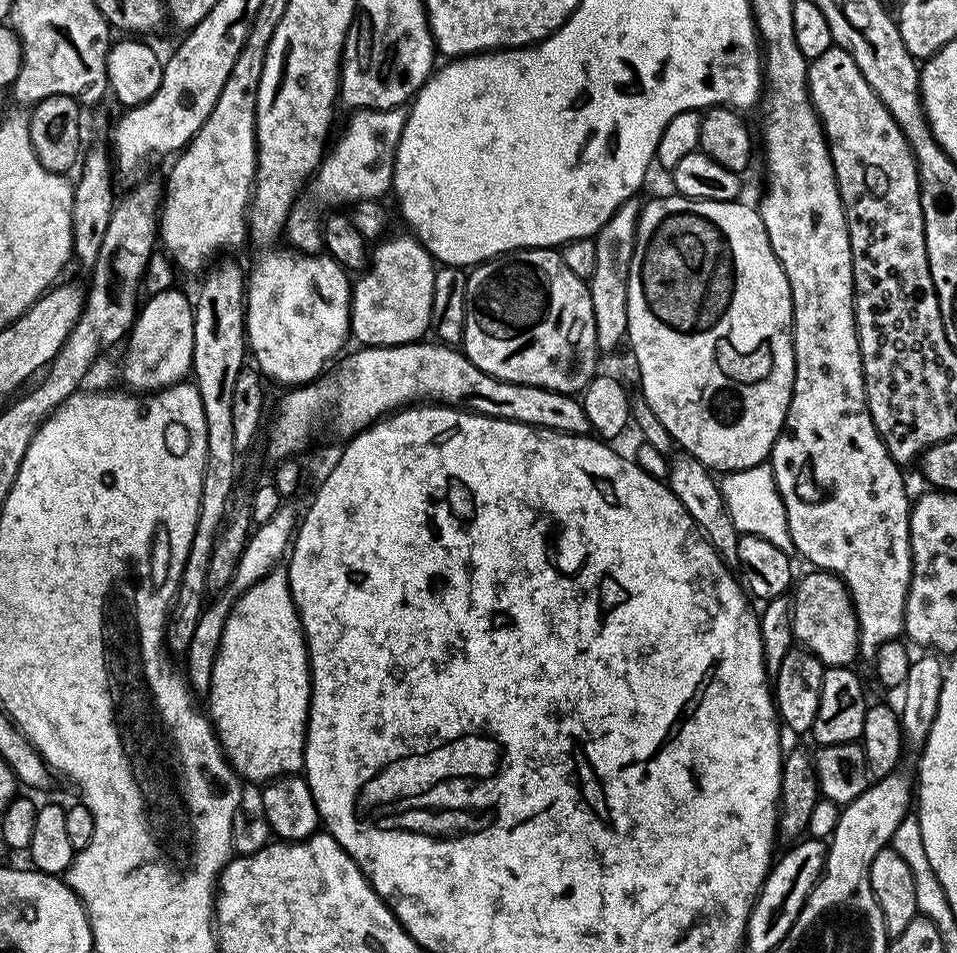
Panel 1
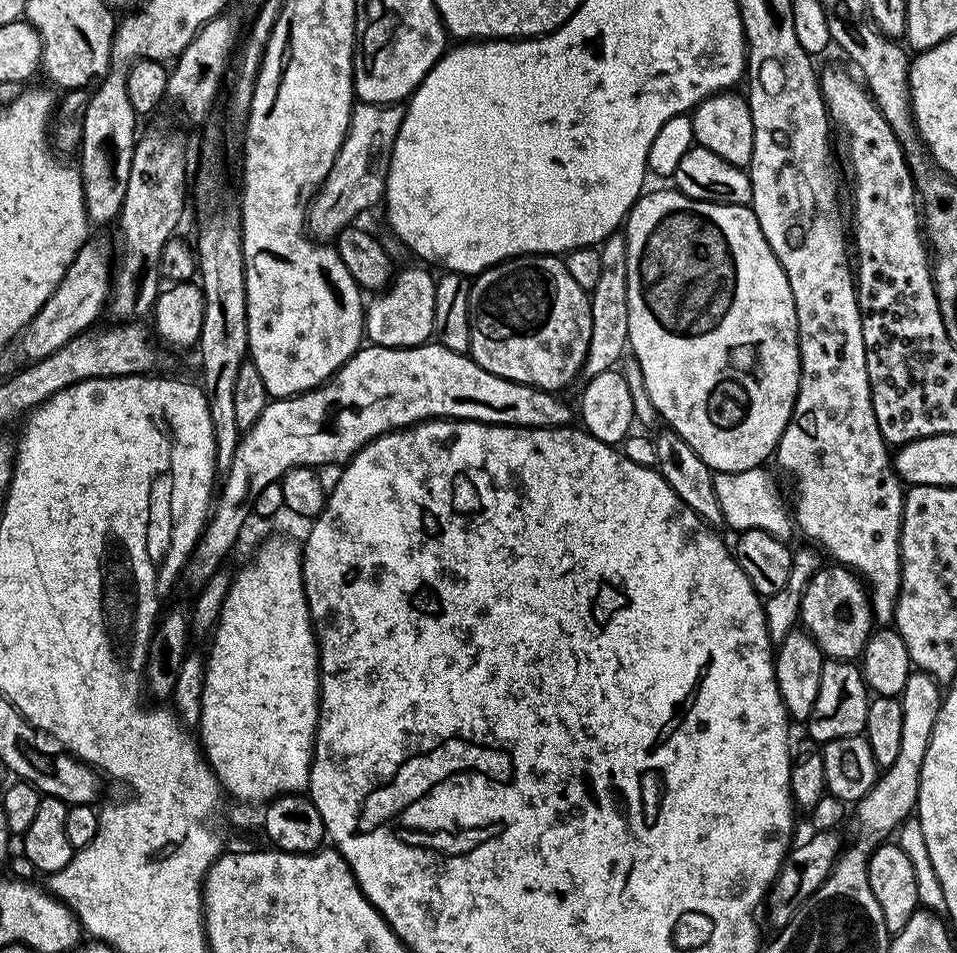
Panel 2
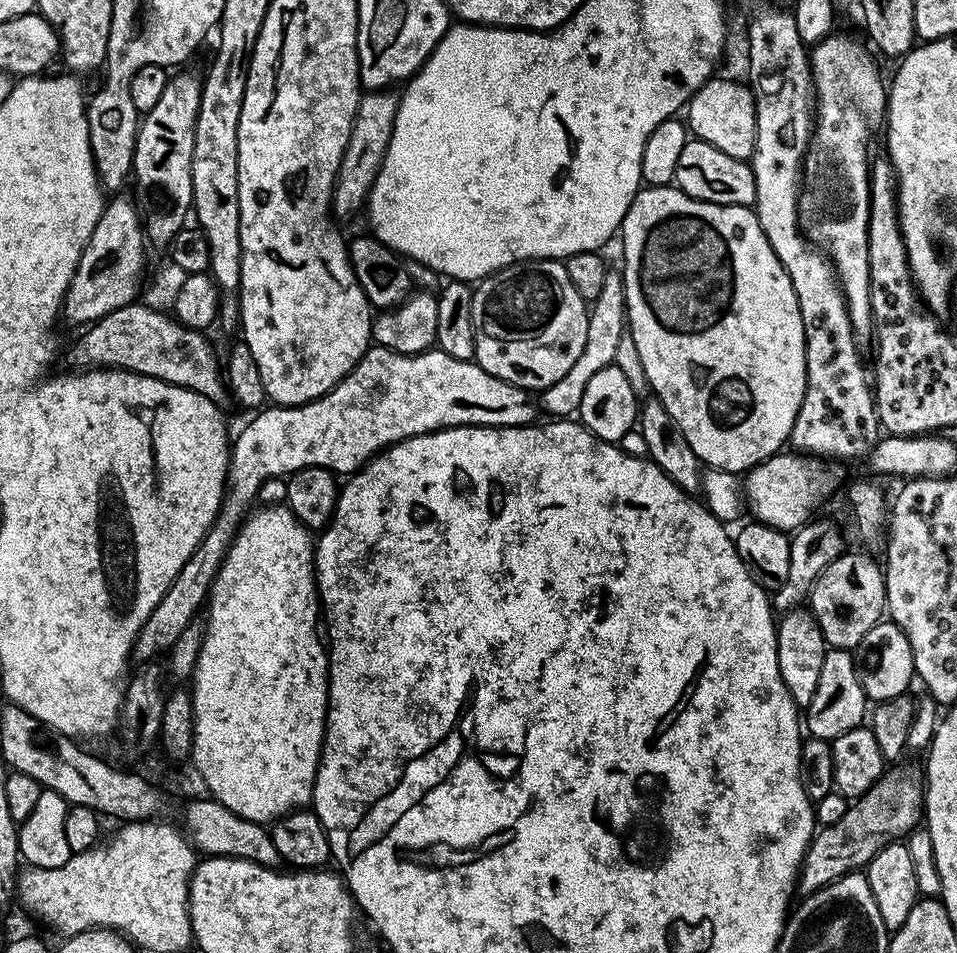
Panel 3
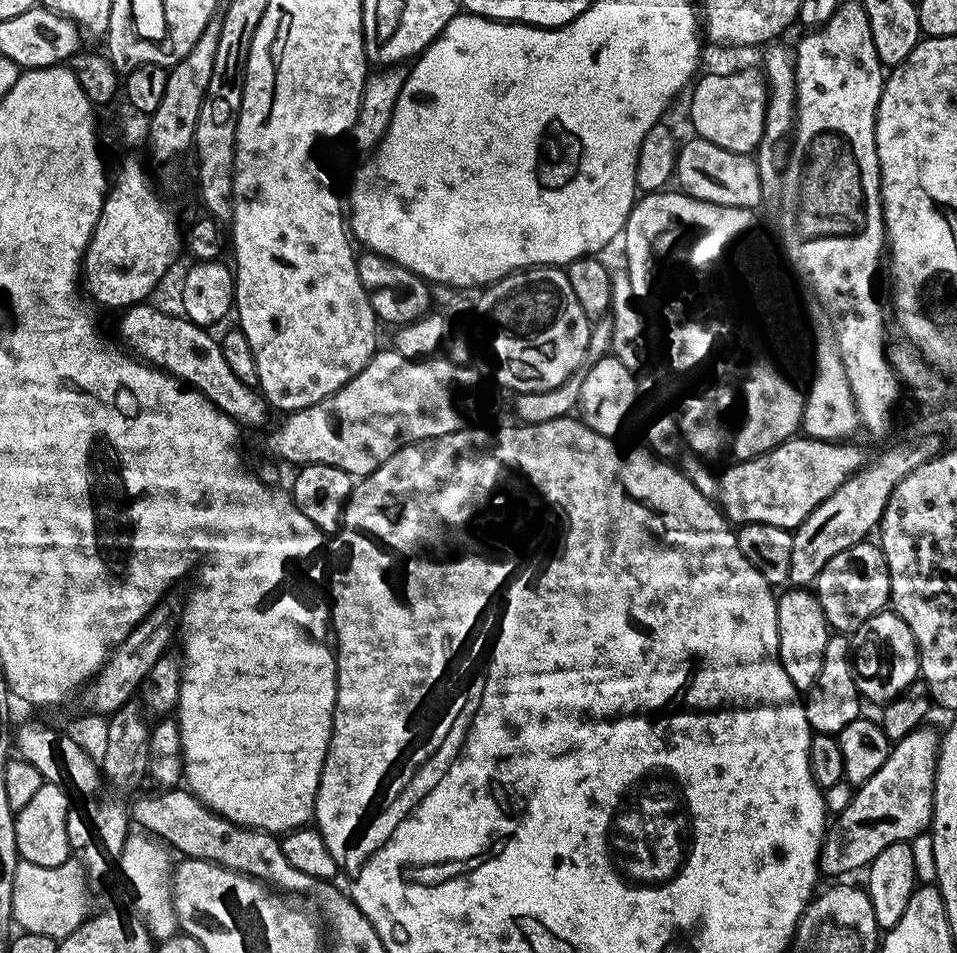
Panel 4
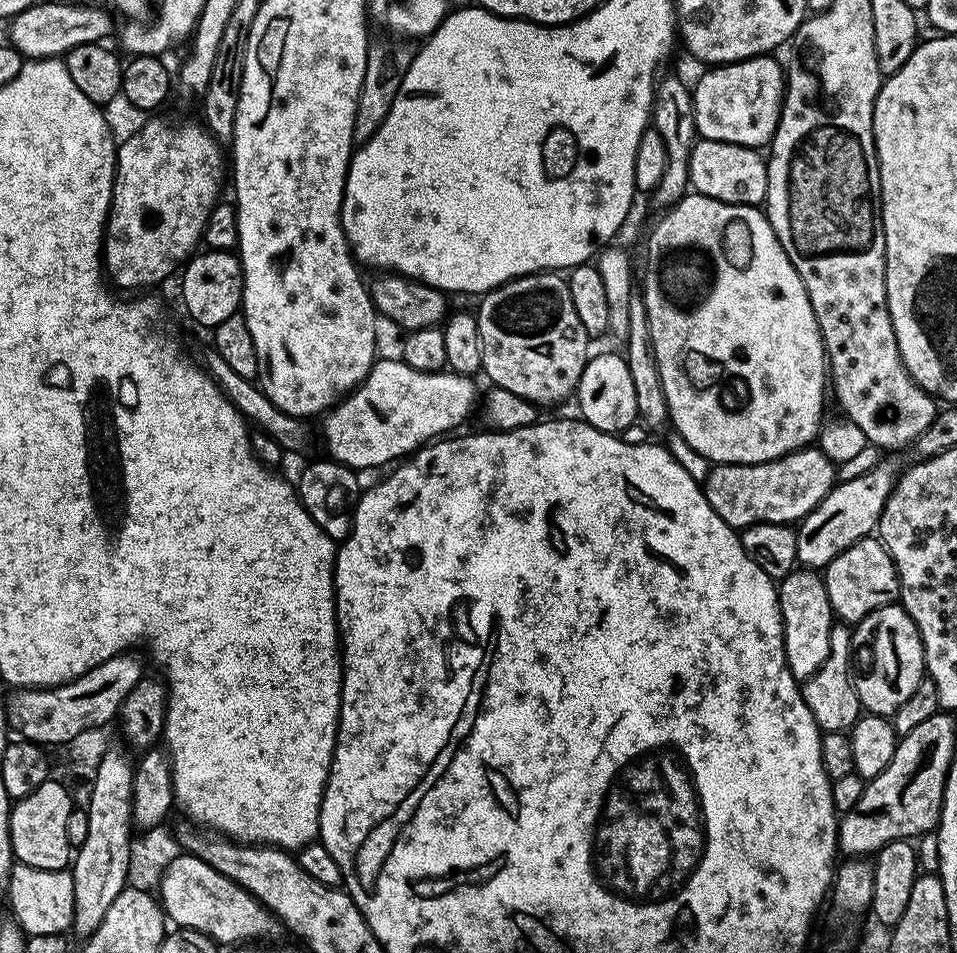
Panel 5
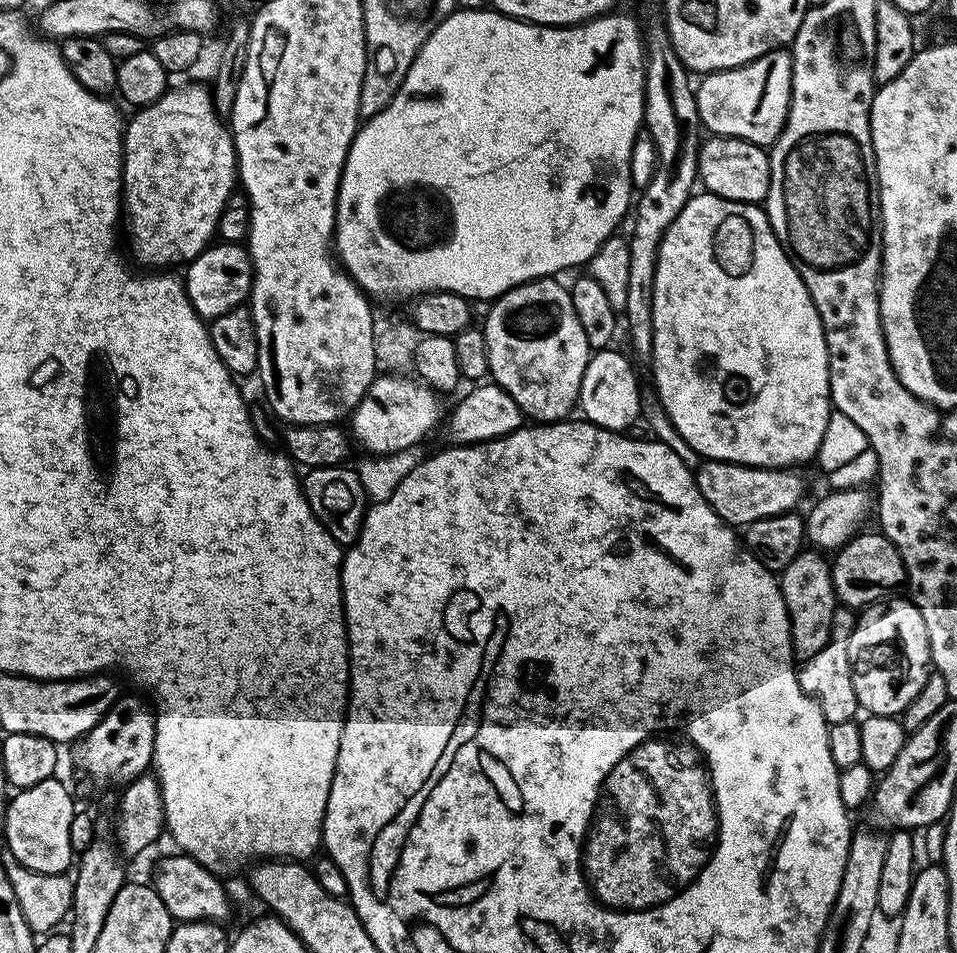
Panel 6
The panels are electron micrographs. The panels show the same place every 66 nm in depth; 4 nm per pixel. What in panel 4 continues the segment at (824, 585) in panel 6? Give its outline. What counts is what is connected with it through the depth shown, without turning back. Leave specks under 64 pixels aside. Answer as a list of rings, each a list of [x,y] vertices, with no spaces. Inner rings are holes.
[[[792,586],[784,591],[779,593],[776,602],[779,662],[782,670],[786,670],[790,682],[794,682],[797,692],[807,694],[818,682],[818,674],[822,674],[830,629],[815,591],[804,586]]]

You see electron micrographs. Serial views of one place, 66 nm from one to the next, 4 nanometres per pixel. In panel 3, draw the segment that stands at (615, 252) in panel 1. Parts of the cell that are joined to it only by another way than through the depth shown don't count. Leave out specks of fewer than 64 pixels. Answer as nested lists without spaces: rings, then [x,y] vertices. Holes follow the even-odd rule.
[[[616,270],[609,271],[606,286],[602,286],[602,294],[598,294],[598,298],[591,301],[588,309],[586,346],[582,350],[578,362],[574,362],[574,366],[570,366],[568,373],[562,378],[558,378],[558,382],[554,382],[554,386],[545,388],[539,393],[539,407],[543,411],[545,408],[550,414],[549,417],[572,418],[579,413],[582,393],[586,391],[586,385],[590,382],[590,378],[594,378],[594,374],[598,374],[598,370],[615,364],[618,342],[622,342],[622,338],[626,334],[627,319],[628,307],[624,297],[623,275]]]

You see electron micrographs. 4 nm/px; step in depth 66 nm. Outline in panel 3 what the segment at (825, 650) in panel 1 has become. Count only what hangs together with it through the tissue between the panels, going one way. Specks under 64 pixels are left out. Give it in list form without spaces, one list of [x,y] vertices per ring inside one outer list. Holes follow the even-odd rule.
[[[848,550],[818,574],[812,583],[810,611],[829,648],[854,650],[874,625],[881,623],[886,612],[884,573],[885,569],[881,565],[879,568],[866,553]]]

